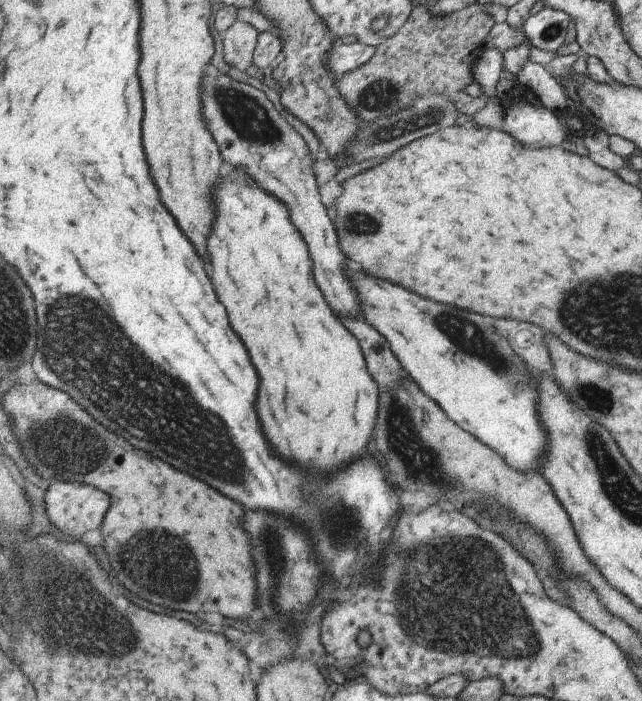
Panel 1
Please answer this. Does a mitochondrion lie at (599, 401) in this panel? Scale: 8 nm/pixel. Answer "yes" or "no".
yes

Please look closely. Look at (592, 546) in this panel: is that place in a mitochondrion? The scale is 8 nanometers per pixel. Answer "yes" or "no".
no

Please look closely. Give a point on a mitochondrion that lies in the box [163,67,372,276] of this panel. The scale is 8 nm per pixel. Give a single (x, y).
(246, 114)

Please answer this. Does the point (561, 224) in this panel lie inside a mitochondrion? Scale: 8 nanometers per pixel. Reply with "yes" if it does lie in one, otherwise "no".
no

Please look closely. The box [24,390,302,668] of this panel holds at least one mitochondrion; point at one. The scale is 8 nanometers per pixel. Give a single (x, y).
(91, 620)

